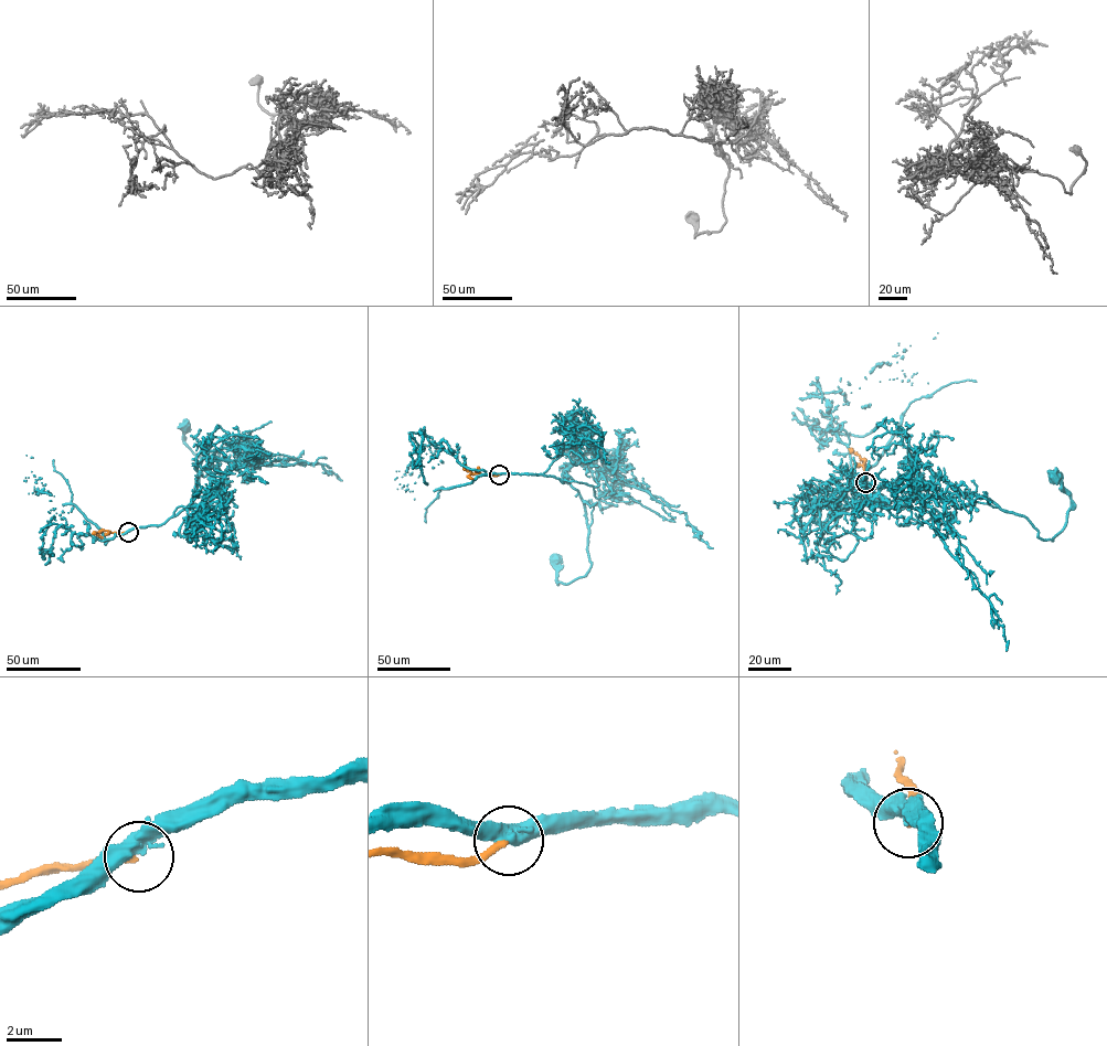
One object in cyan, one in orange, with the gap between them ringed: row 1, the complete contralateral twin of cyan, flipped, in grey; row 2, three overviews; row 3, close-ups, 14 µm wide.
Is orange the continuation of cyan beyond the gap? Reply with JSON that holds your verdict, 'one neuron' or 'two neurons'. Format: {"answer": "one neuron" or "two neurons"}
{"answer": "two neurons"}

